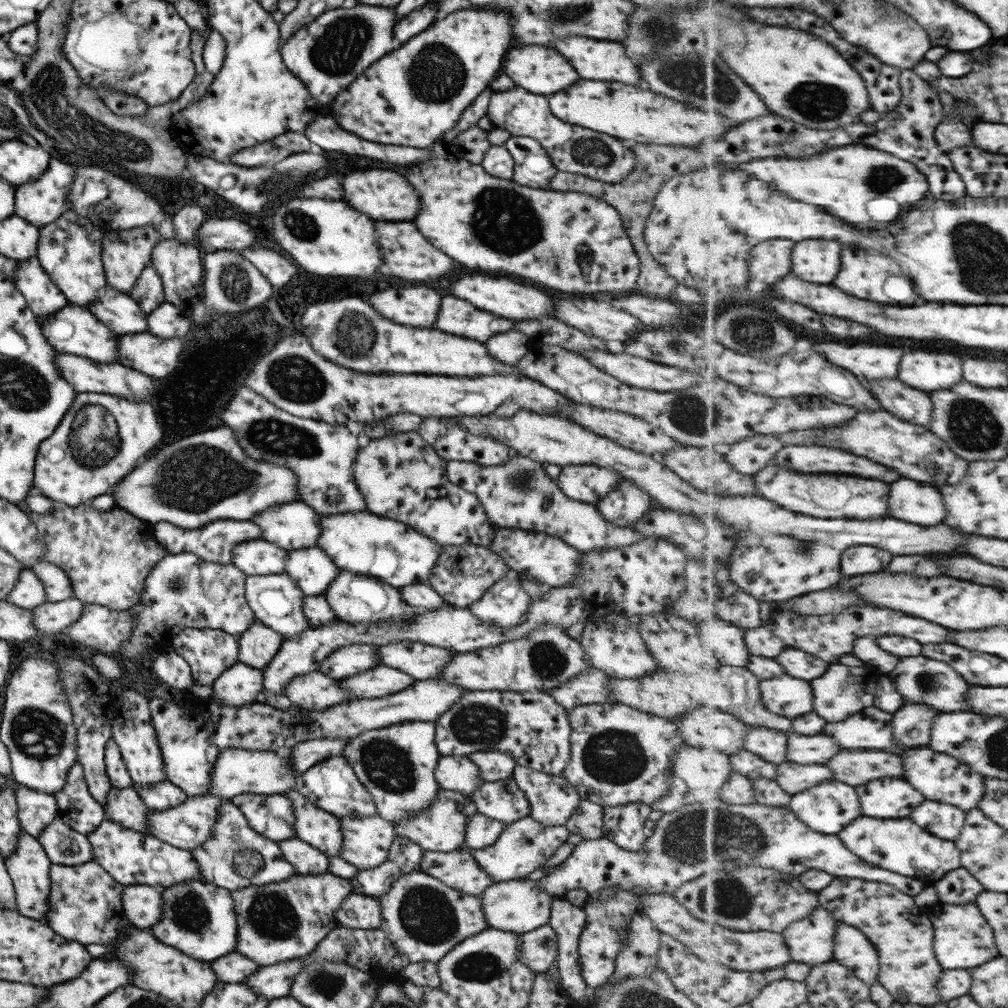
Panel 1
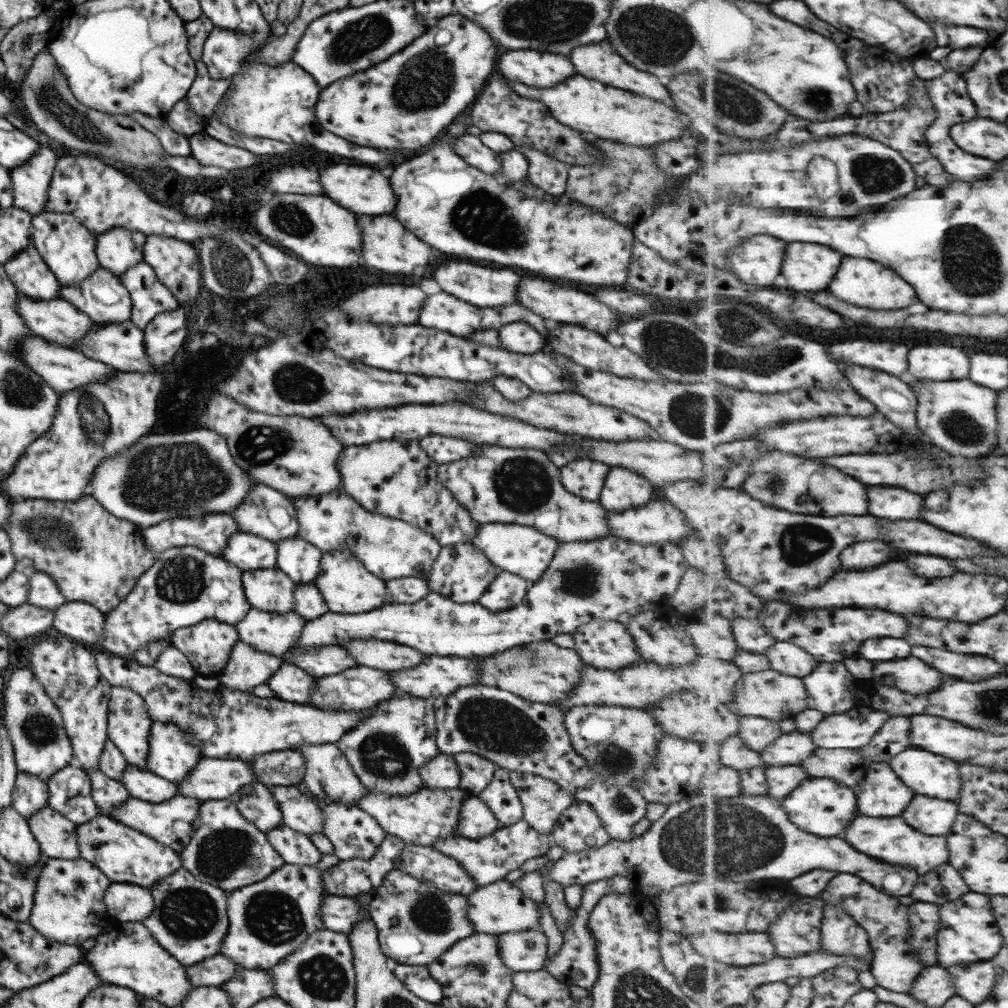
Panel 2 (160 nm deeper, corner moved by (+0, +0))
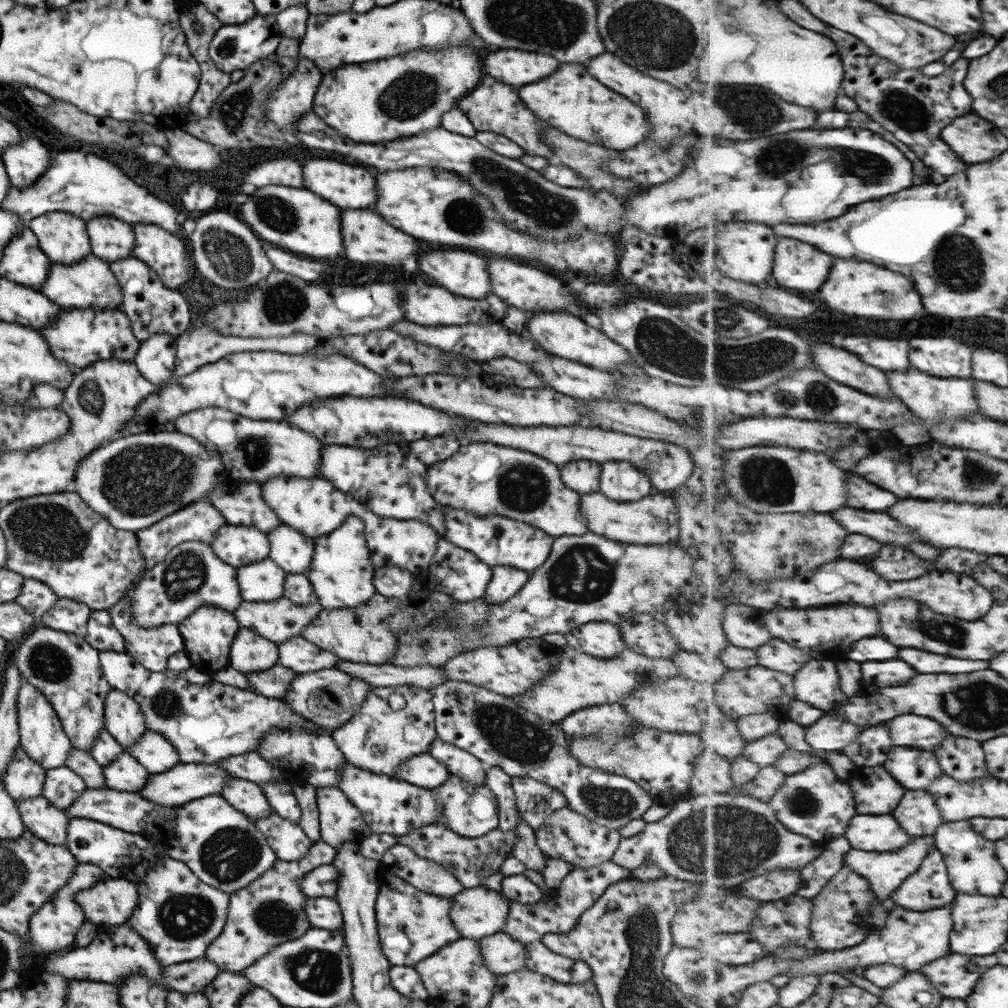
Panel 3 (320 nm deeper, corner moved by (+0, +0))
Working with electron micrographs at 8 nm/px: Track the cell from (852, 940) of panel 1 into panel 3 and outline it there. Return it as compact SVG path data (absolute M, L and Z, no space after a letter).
M845 865L823 887L823 891L813 899L813 916L811 919L812 943L825 951L841 951L856 947L874 932L870 919L871 905L878 899L872 892L872 884L864 876Z

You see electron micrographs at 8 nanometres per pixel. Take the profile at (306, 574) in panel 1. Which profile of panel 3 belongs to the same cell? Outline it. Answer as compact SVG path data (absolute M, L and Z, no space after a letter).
M279 523L266 534L269 559L285 573L305 574L313 558L312 538Z

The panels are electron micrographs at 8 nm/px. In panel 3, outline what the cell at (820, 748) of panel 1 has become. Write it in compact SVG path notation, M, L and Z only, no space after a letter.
M778 733L764 736L759 740L745 745L743 756L749 761L756 762L761 769L774 765L781 760L784 752L791 749Z

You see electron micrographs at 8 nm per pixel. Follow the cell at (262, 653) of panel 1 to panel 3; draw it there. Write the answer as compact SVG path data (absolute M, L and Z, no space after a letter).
M283 596L269 602L245 602L232 612L238 625L256 632L259 636L273 641L276 646L292 636L299 636L302 628L315 619L322 606L319 603L307 603L298 605Z

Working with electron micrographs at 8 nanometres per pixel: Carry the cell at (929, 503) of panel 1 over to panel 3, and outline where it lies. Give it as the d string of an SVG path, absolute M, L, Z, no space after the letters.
M849 474L849 506L877 512L877 510L887 510L897 502L899 498L893 492L867 482L859 474Z

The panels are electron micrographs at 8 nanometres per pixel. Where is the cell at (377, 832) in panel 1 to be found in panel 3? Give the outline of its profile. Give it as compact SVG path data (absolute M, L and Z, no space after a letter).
M336 787L317 788L314 792L318 812L318 830L322 842L336 850L341 843L360 844L367 836L370 836L370 829L366 827L361 813Z

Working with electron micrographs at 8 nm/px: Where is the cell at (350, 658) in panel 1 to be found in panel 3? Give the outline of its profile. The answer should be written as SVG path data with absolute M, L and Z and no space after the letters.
M301 635L292 636L277 646L277 664L292 670L297 675L333 668L339 660L334 654L321 650Z

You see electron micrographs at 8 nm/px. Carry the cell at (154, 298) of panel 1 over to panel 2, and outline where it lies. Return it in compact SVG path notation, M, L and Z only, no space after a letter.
M146 262L134 264L119 278L131 299L130 322L141 330L147 323L151 323L155 316L182 306L169 290L157 281L153 269Z

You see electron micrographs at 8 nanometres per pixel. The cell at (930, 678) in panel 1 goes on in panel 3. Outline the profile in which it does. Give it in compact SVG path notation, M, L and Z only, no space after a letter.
M887 660L887 662L865 662L861 666L863 678L875 680L879 686L897 686L907 684L917 672L908 662L903 660Z

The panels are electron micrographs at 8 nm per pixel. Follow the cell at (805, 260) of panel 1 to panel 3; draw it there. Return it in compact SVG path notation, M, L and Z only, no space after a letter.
M781 238L776 252L775 278L781 286L801 292L819 290L827 282L829 270L835 262L833 256L815 246L791 238Z

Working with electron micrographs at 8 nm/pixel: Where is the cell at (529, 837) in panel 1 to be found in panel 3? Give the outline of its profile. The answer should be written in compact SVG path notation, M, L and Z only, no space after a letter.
M442 822L415 828L407 836L399 837L396 840L396 843L409 847L417 856L442 866L464 886L464 889L477 888L481 886L481 882L487 876L498 872L501 862L512 856L514 842L515 837L511 831L503 832L495 828L481 837L469 839L458 836L447 829Z

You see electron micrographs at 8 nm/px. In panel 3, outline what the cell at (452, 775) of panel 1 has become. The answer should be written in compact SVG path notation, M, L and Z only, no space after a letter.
M429 753L411 756L401 761L401 764L395 768L395 778L413 784L415 787L429 790L445 784L449 776L451 773L447 771L447 767L435 761Z

